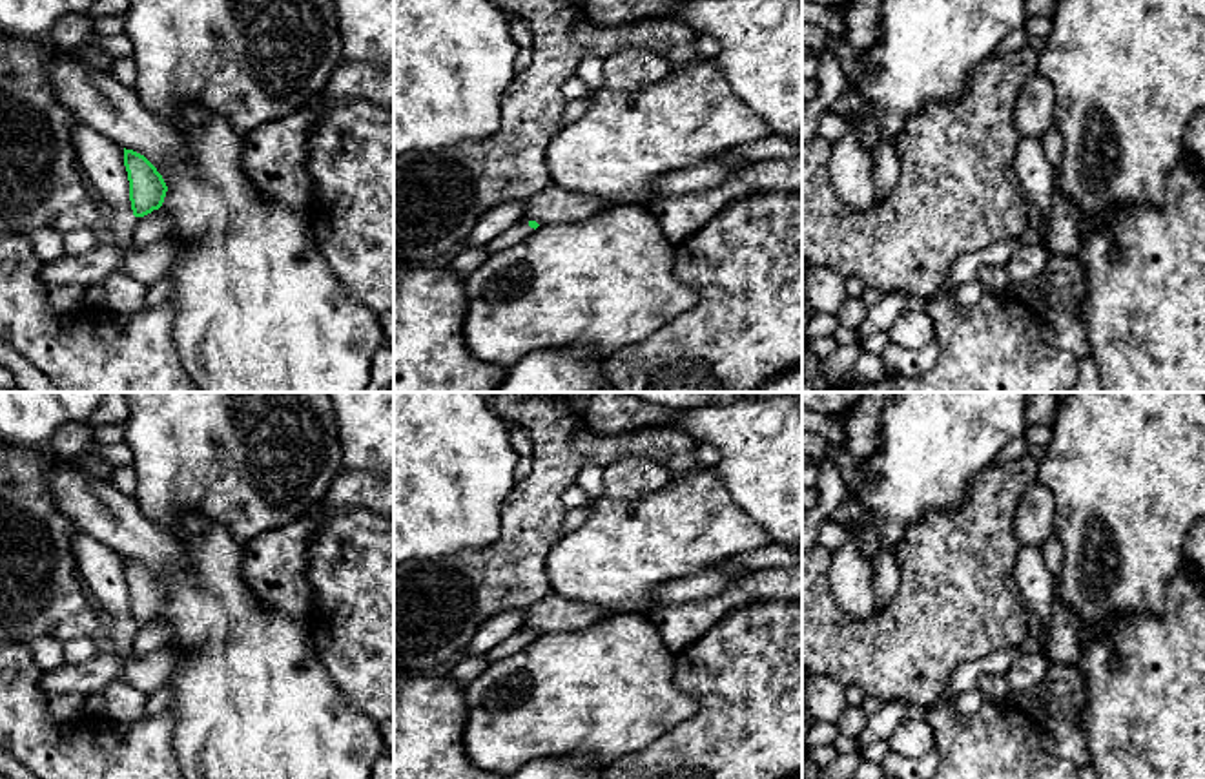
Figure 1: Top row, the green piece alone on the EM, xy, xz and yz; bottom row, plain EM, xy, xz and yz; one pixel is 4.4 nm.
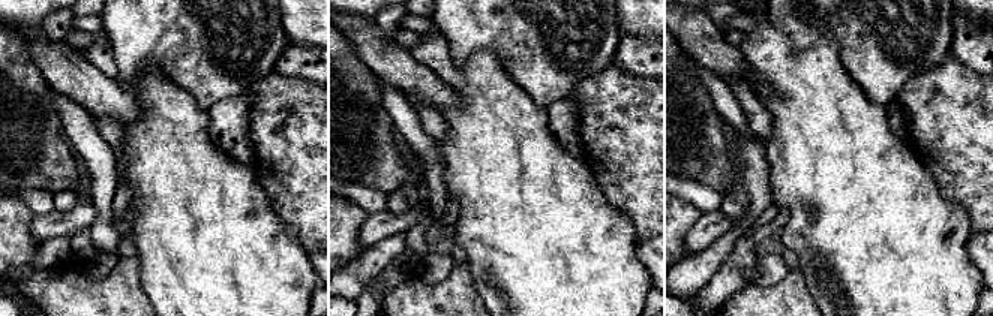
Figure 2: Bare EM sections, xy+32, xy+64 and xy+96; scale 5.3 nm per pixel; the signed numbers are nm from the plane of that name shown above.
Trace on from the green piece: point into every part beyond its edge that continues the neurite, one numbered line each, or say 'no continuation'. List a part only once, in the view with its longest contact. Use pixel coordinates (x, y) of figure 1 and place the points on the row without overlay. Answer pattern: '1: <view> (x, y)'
1: xz (520, 639)

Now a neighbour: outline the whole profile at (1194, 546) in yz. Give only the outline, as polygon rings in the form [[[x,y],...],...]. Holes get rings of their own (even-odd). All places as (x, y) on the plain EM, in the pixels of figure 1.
[[[1198,520],[1189,531],[1183,547],[1183,564],[1187,564],[1205,586],[1205,520]]]

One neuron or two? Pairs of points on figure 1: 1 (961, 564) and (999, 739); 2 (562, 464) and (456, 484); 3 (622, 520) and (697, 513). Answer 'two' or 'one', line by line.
1: two
2: two
3: one

